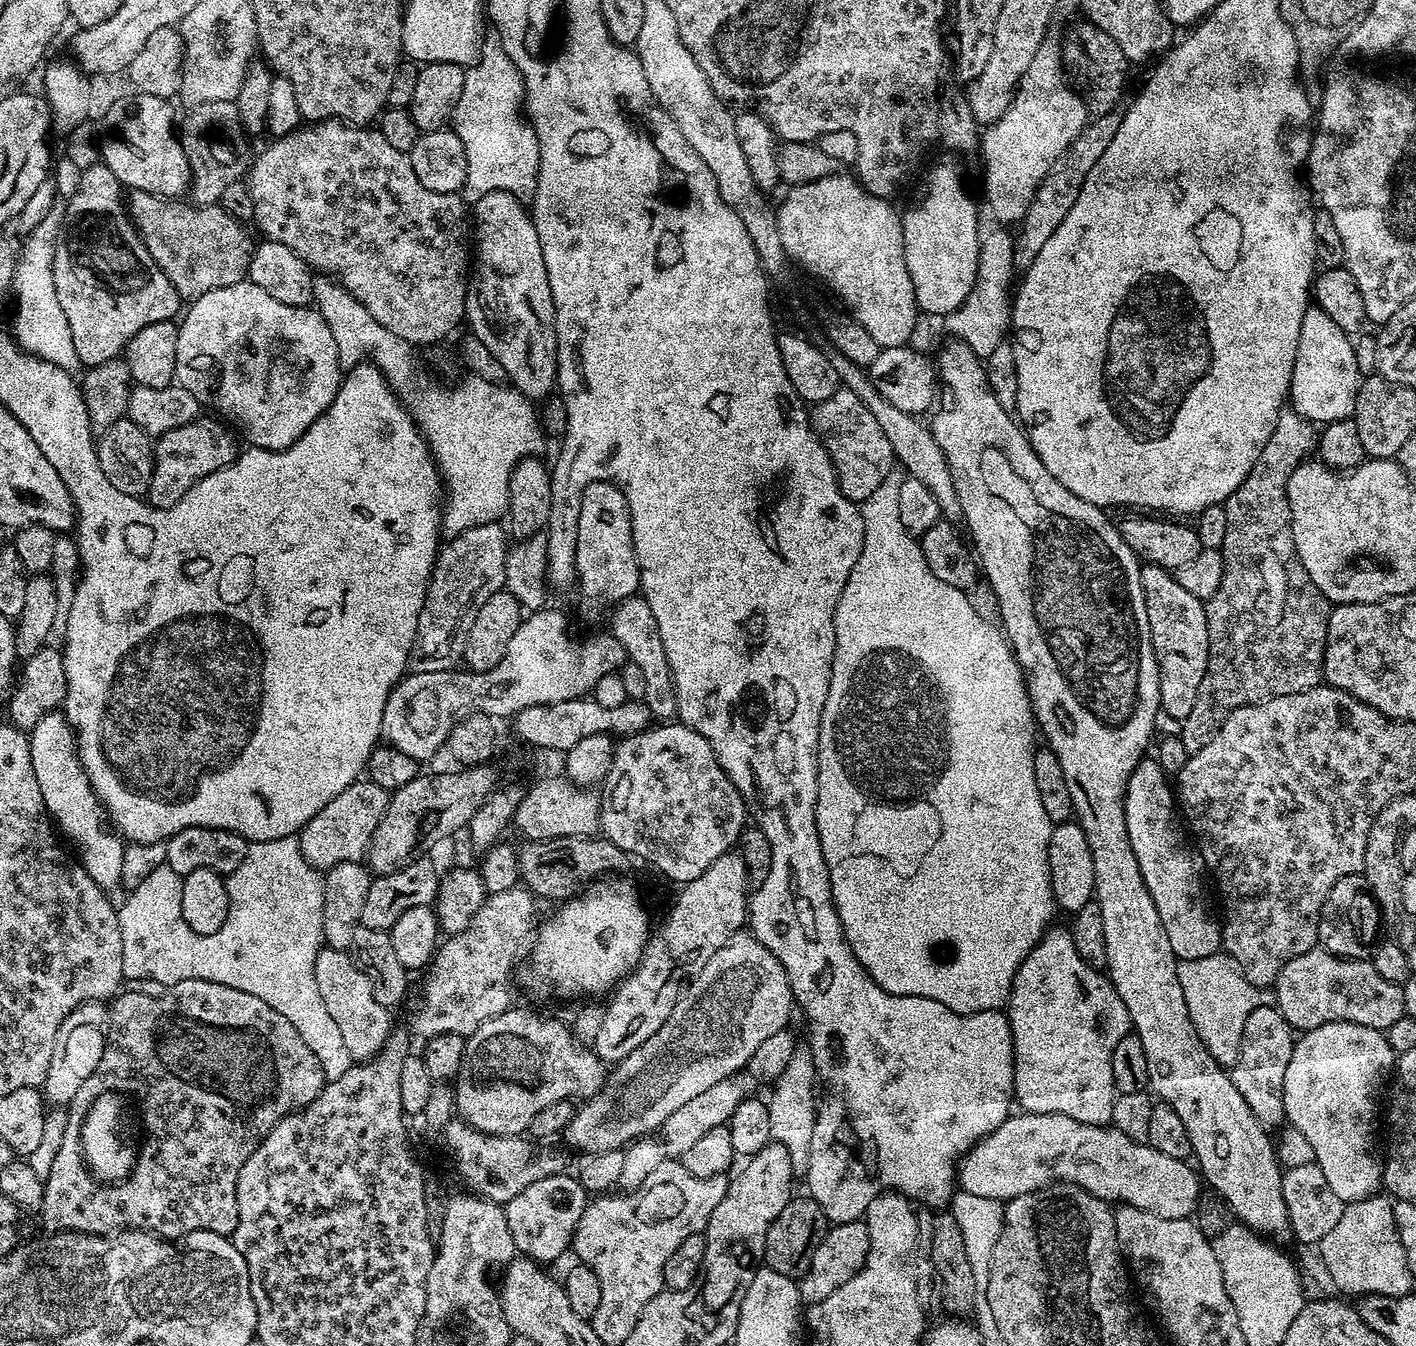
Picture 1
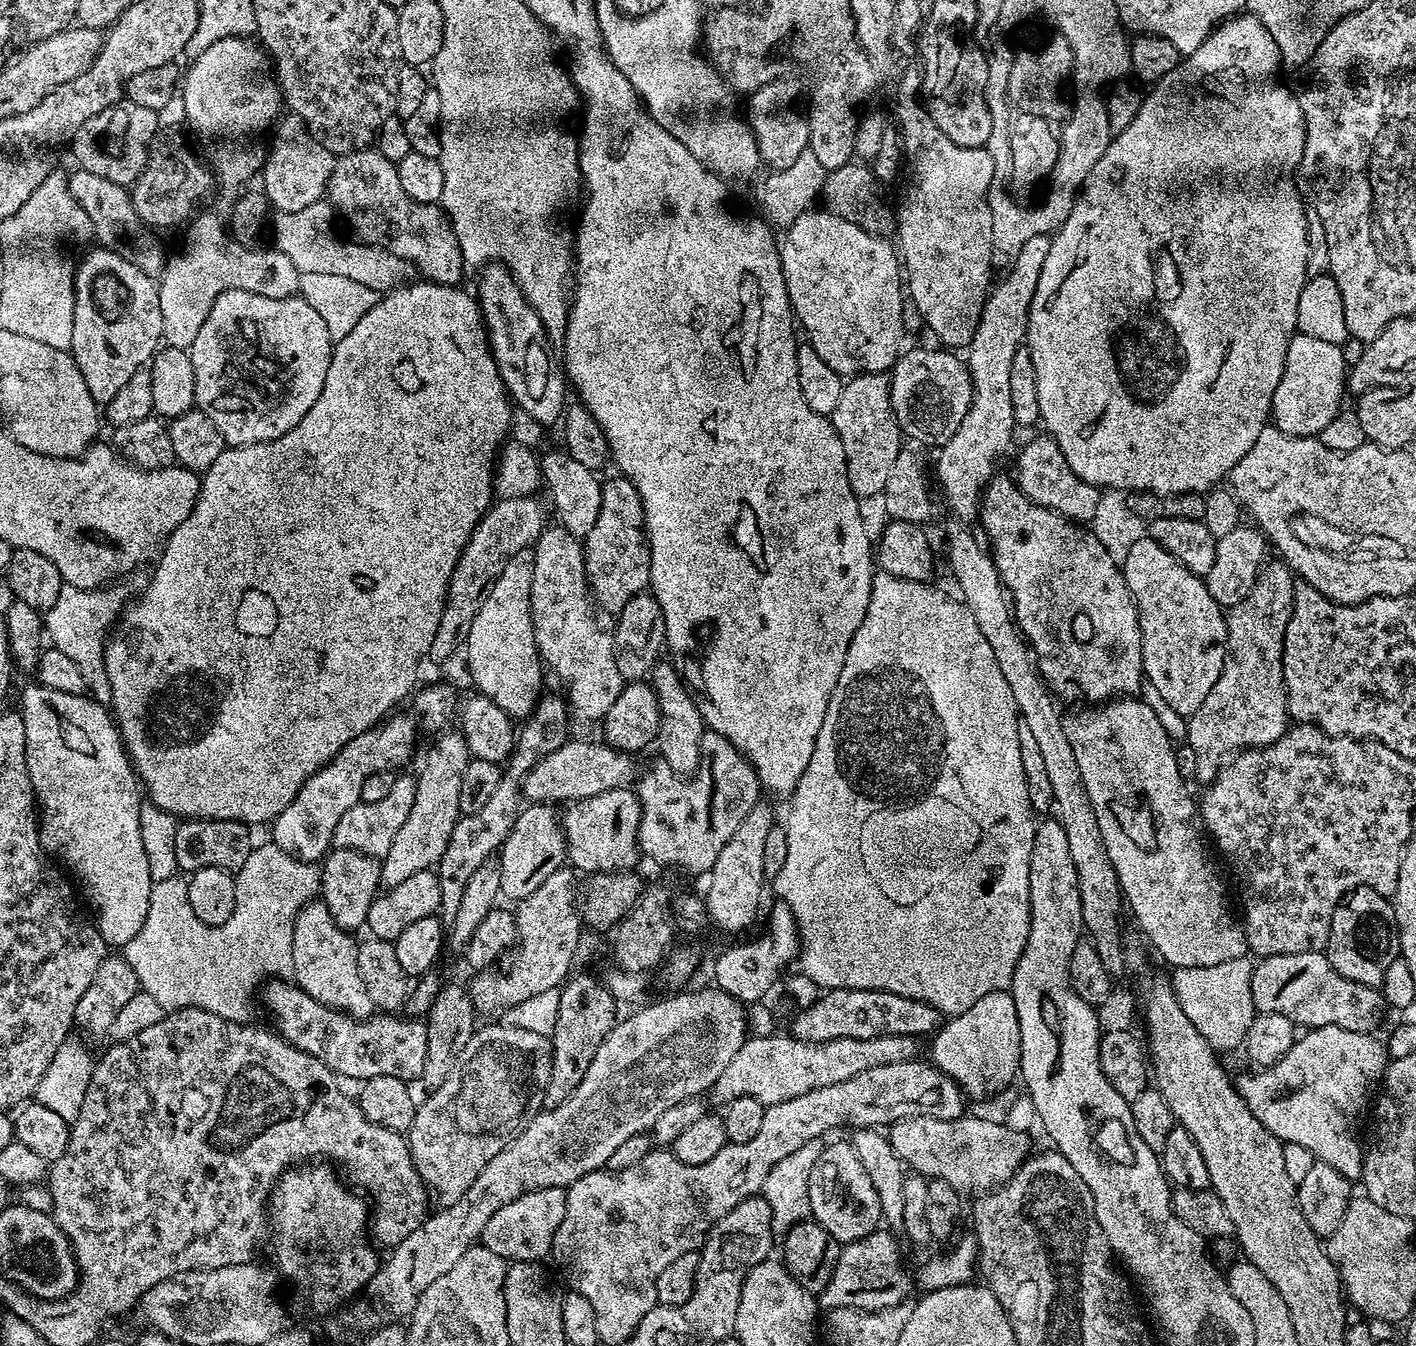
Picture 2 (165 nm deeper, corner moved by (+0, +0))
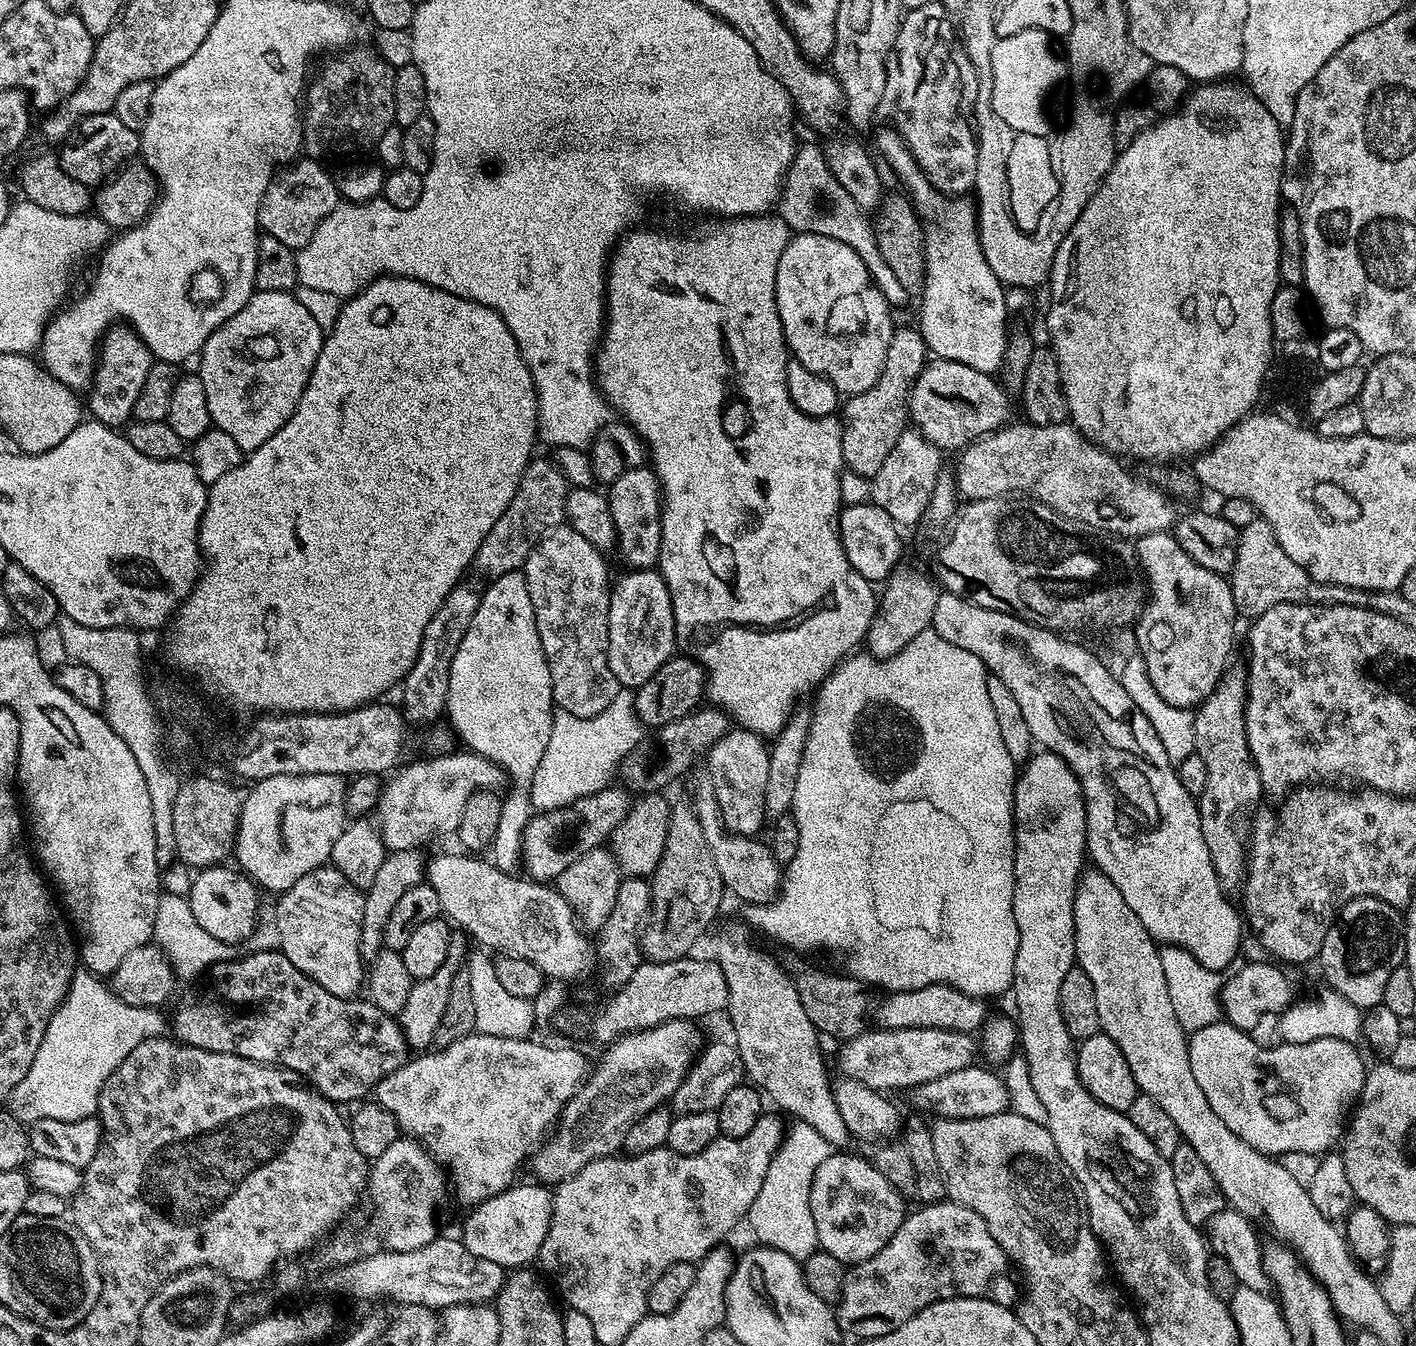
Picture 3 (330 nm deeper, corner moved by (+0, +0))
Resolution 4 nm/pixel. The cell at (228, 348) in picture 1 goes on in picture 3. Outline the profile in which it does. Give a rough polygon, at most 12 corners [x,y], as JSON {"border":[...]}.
{"border":[[257,292],[200,347],[206,406],[241,453],[296,413],[326,332]]}

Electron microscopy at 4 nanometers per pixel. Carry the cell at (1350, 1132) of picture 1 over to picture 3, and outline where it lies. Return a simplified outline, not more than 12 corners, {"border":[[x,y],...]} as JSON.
{"border":[[1191,1033],[1210,1110],[1255,1152],[1341,1143],[1366,1063],[1353,1041],[1260,1048]]}

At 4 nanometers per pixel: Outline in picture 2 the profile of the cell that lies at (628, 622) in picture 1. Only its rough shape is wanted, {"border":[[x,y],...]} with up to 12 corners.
{"border":[[671,662],[650,673],[659,755],[695,773],[706,731],[695,695]]}

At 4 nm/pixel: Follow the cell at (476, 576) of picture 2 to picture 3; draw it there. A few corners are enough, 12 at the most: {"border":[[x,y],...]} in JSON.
{"border":[[529,460],[510,506],[486,534],[475,571],[523,569],[565,523],[567,478]]}

